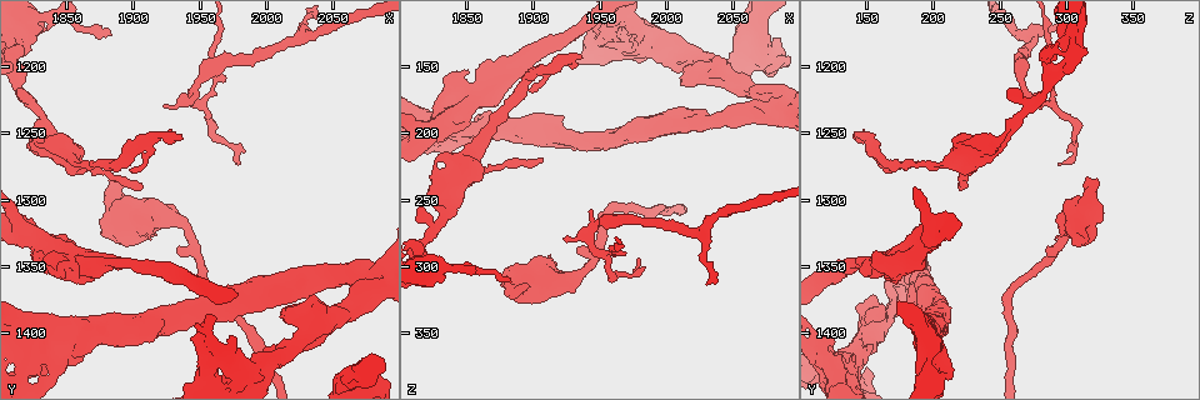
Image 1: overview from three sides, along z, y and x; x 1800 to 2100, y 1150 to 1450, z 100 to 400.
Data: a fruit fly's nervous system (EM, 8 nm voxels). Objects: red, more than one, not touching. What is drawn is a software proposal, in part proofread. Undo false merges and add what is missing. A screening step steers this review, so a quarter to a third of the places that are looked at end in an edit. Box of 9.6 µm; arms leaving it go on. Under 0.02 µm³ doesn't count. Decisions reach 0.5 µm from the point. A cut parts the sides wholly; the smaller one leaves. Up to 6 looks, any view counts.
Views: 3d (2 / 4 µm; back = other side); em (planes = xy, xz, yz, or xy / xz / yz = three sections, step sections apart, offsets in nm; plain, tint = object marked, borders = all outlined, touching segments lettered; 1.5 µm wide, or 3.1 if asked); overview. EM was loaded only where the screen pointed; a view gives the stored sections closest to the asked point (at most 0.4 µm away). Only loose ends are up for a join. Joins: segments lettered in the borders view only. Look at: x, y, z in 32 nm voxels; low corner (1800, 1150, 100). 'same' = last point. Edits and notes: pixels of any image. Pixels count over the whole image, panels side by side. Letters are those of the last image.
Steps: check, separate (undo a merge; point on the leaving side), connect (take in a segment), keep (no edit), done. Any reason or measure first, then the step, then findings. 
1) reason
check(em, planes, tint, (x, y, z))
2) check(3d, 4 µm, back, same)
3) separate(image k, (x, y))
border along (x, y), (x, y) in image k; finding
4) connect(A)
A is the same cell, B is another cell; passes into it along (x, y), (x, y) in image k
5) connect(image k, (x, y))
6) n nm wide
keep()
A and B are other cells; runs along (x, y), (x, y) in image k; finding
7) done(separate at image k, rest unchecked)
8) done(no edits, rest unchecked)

sharp bend
check(em, planes, borders, (2028, 1180, 274))

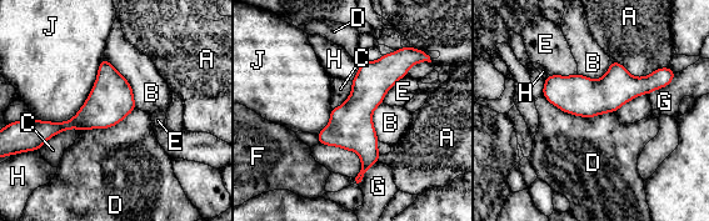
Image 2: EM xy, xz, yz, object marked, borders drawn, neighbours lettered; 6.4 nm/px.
keep()
A, B, C, D, E, F, G, H and J are other cells; runs along (669, 75), (612, 91), (545, 91) in image 2; continuous, no second neuron

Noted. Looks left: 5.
free end
check(3d, 2 µm, (1884, 1174, 312))

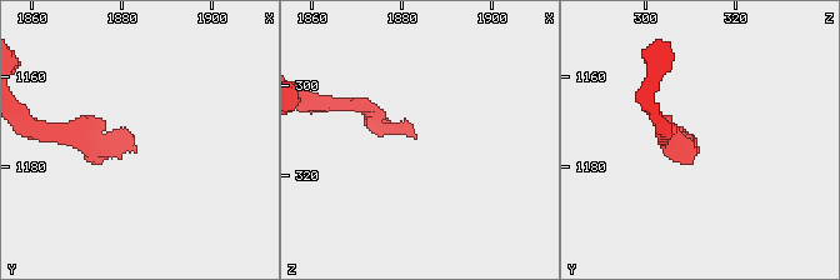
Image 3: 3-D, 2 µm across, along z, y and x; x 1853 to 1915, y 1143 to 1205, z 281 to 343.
check(em, planes, tint, (1884, 1176, 312))

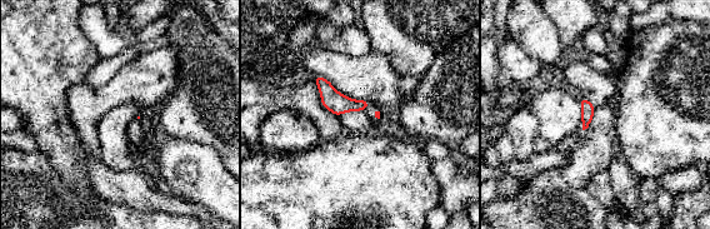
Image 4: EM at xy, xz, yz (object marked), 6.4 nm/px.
what lies round it
check(em, planes, borders, same)

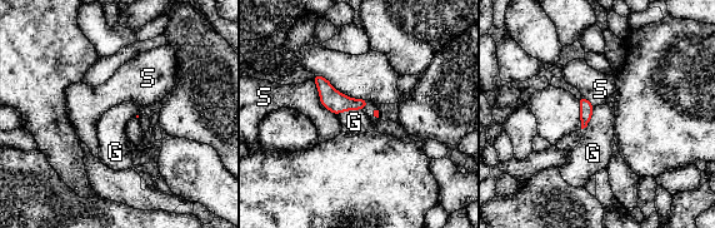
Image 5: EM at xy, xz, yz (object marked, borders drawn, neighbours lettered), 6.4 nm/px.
keep()
G and S are other cells; none of them fits

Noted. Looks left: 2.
check(em, planes, borders, (1848, 1346, 152))

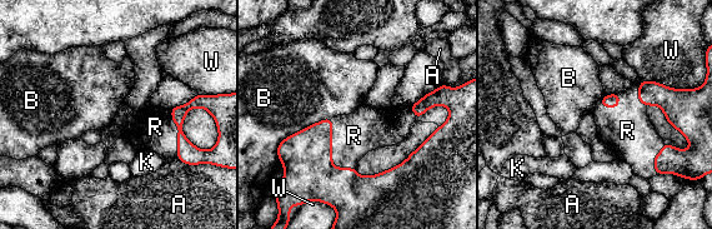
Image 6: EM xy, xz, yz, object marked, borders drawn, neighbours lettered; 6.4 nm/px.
connect(R)
R is the same cell, A, B, K and W are other cells; it goes on there

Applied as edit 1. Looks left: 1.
done(connect at image 6, rest unchecked)

